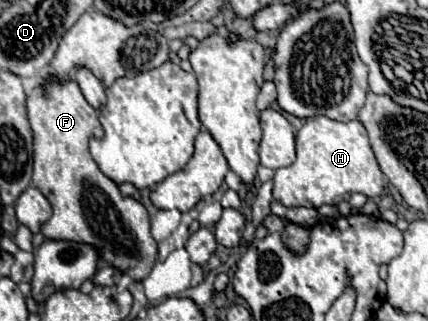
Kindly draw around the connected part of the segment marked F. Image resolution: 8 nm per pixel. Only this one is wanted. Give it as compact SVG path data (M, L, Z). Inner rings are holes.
M43 77L43 81L27 97L27 119L33 129L33 185L49 199L53 215L41 225L41 233L47 239L67 239L93 243L101 251L105 263L115 265L125 275L143 281L157 261L157 241L149 233L147 209L135 199L123 199L119 187L101 173L89 153L89 137L101 137L101 123L97 109L93 109L83 97L75 79Z

